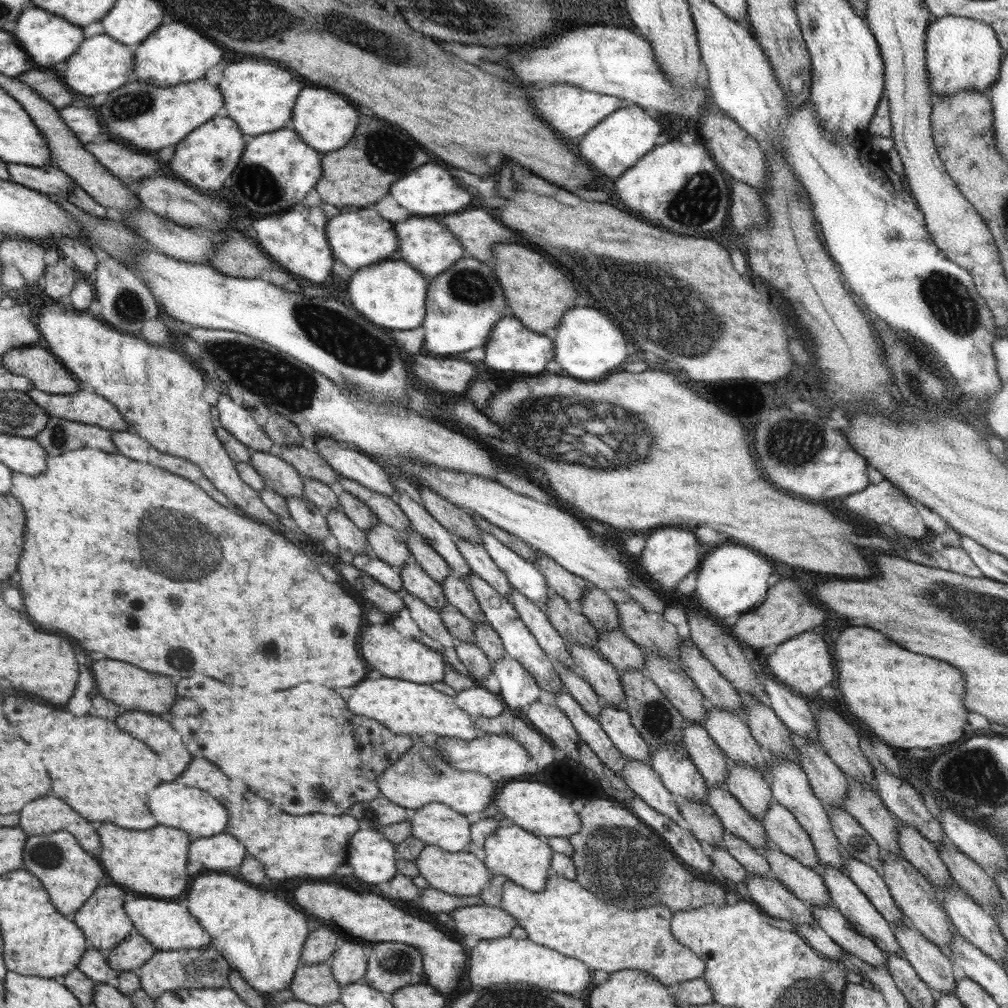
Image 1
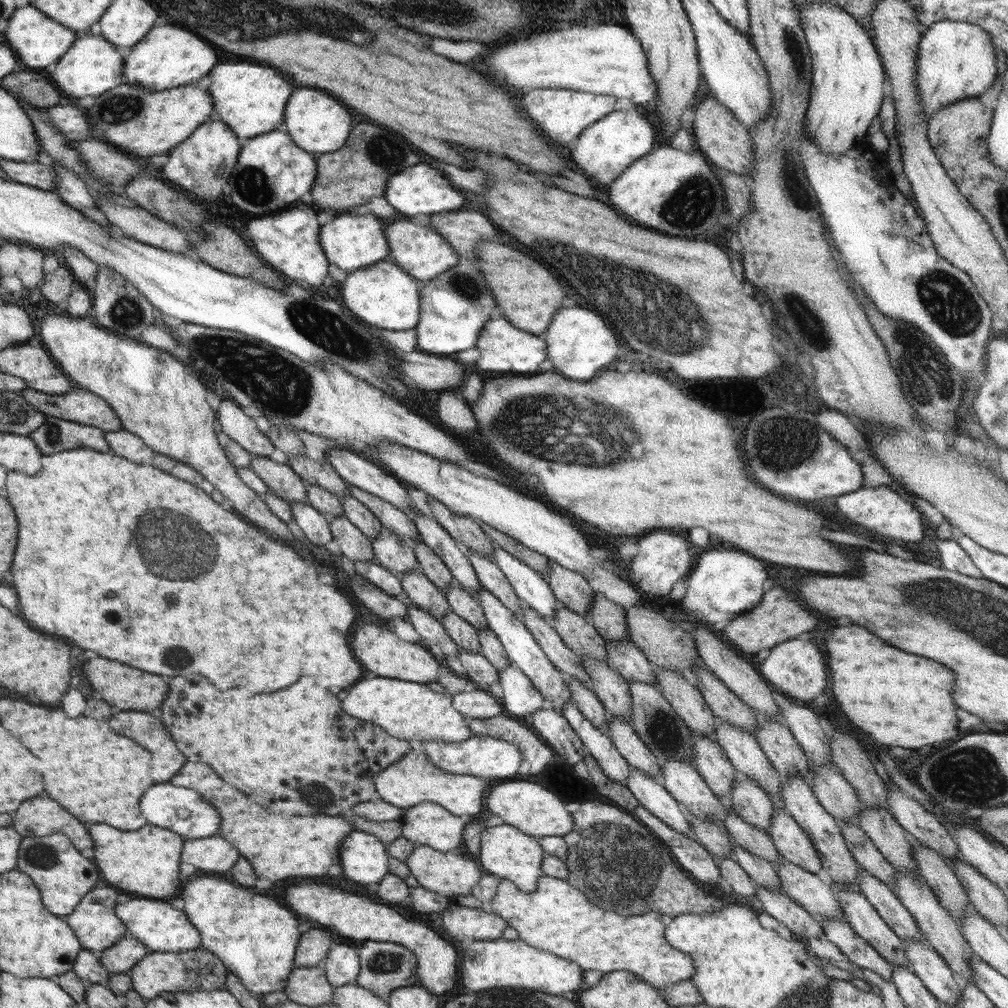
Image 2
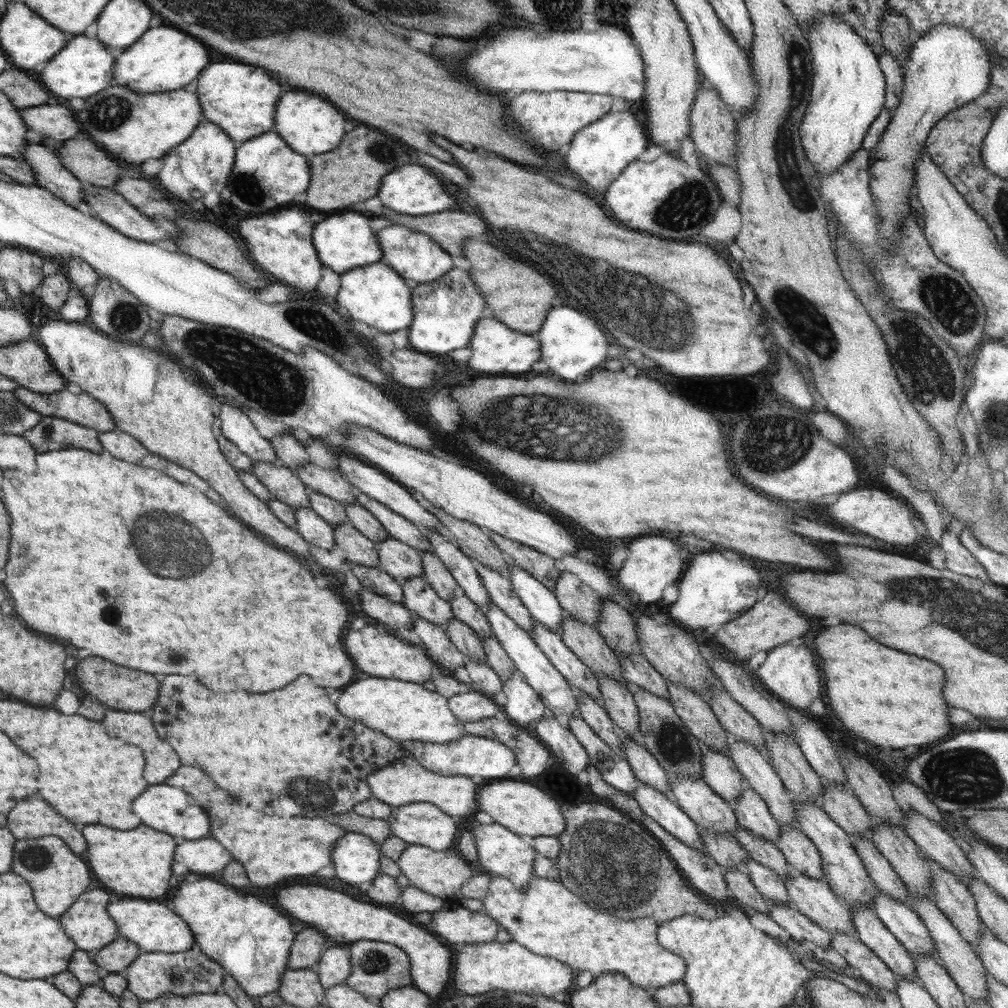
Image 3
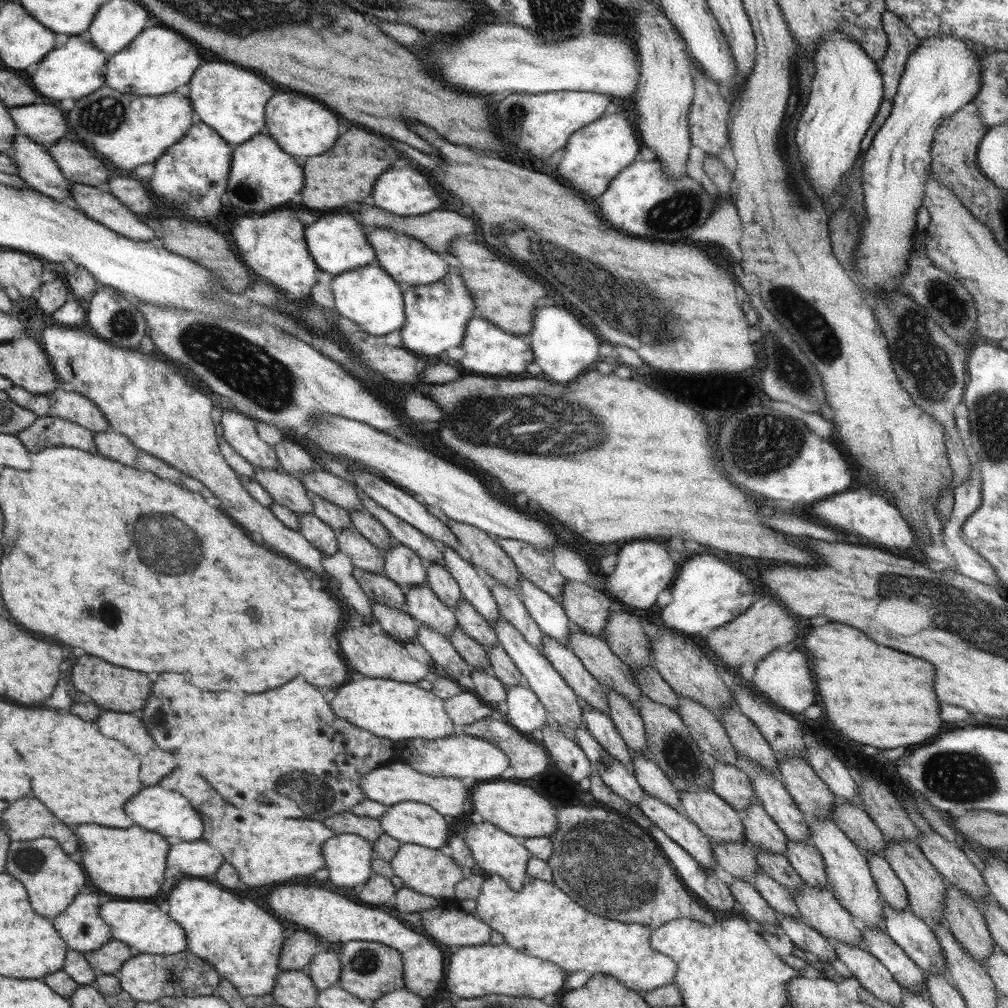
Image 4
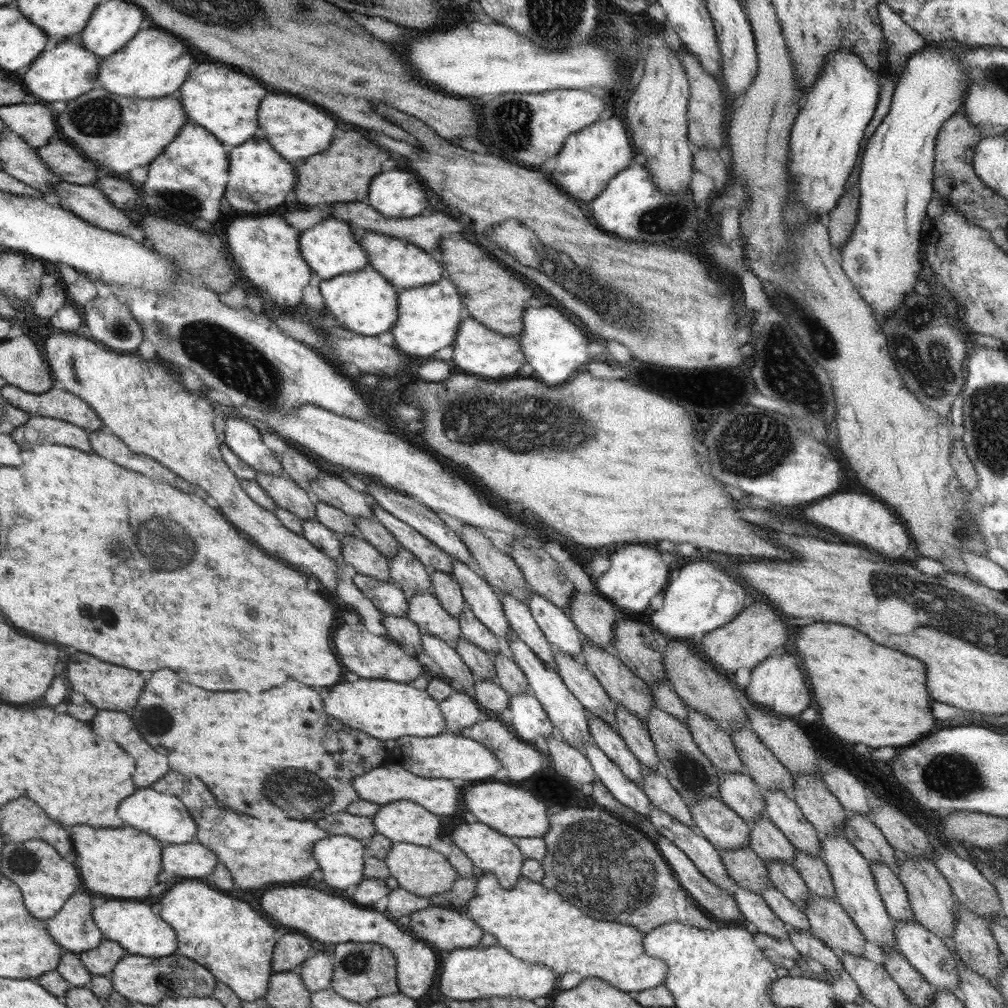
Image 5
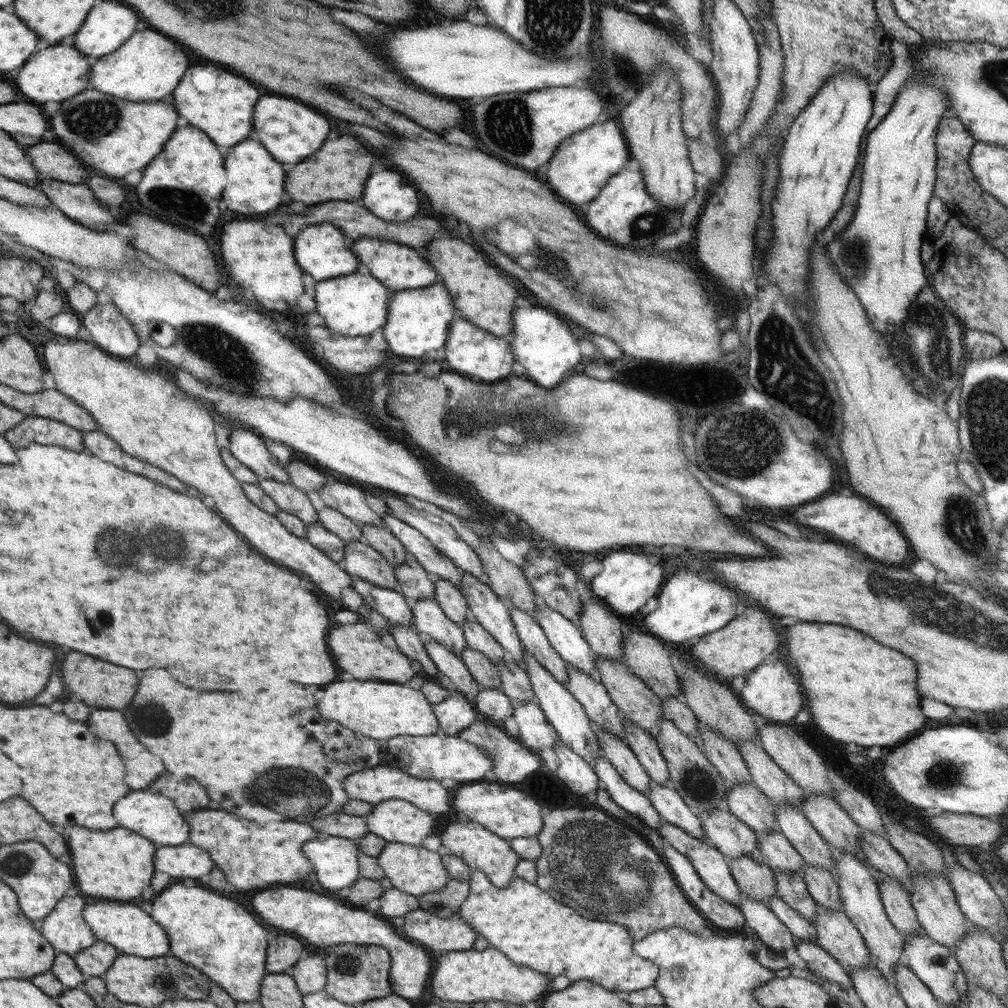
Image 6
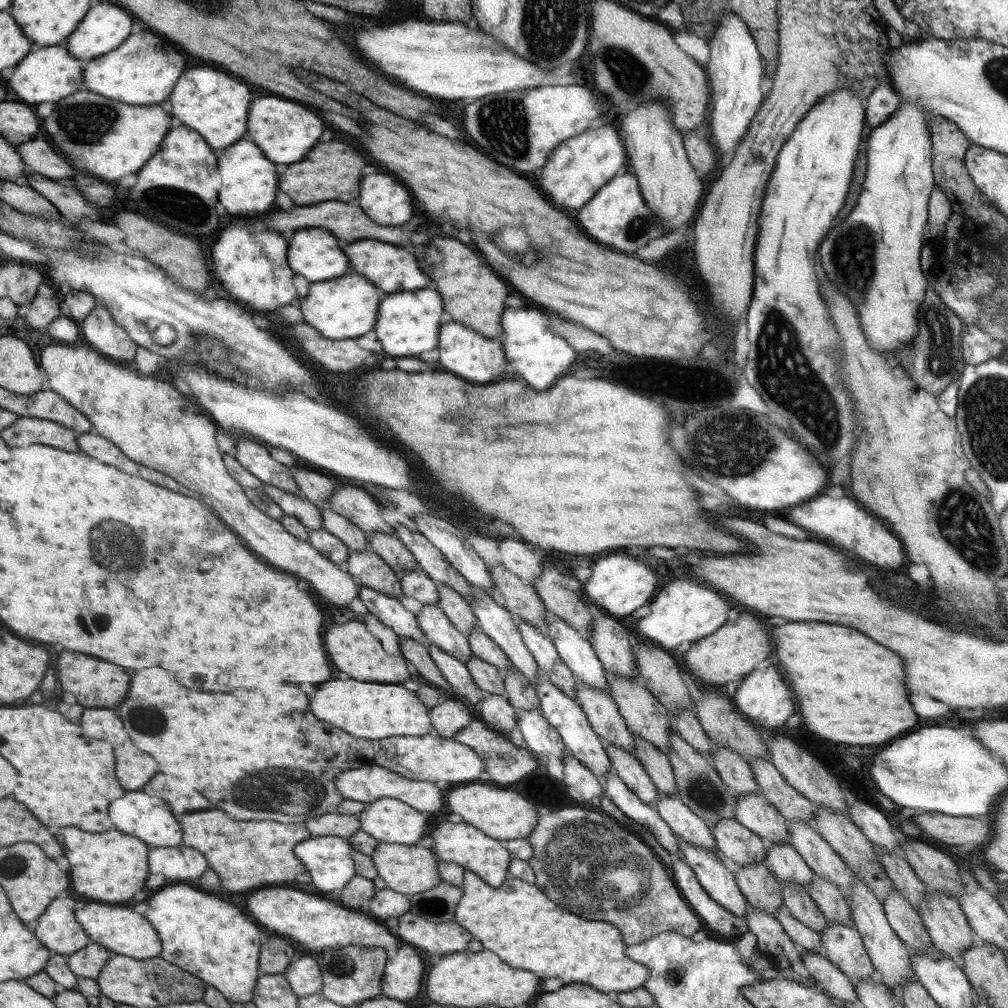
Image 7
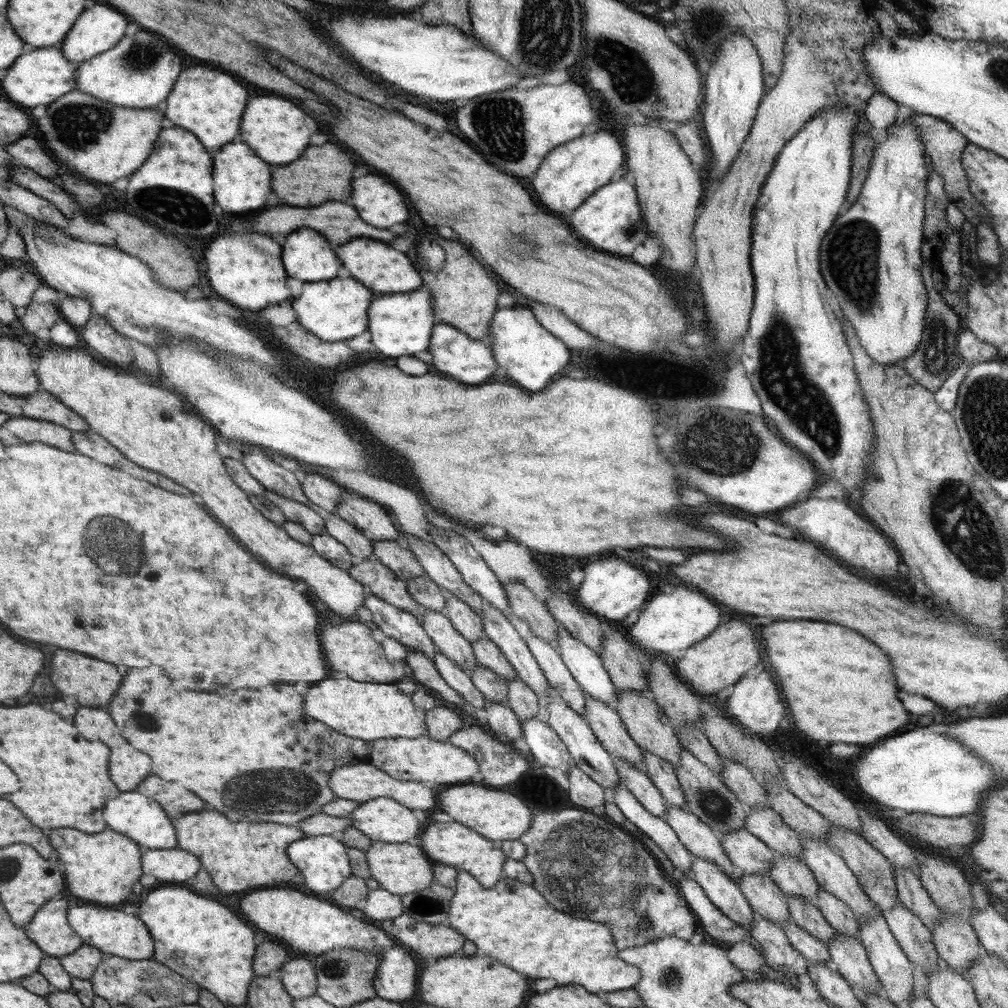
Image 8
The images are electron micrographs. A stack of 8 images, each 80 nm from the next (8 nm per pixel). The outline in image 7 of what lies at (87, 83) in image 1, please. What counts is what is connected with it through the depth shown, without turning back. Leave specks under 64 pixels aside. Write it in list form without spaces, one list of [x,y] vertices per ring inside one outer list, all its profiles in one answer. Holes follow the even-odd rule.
[[[44,46],[40,50],[34,50],[26,56],[28,60],[15,64],[14,74],[7,72],[3,79],[7,88],[12,90],[14,99],[22,103],[37,106],[42,102],[58,102],[72,95],[76,90],[86,90],[84,81],[84,64],[81,60],[76,60],[76,56],[61,46]],[[12,74],[12,76],[10,76]]]

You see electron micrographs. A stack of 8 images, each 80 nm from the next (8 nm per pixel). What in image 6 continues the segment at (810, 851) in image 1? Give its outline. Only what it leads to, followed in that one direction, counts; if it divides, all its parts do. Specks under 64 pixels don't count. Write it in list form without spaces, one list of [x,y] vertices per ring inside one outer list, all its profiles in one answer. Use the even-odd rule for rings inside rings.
[[[805,864],[802,875],[810,896],[817,904],[828,910],[843,910],[839,884],[831,871]]]

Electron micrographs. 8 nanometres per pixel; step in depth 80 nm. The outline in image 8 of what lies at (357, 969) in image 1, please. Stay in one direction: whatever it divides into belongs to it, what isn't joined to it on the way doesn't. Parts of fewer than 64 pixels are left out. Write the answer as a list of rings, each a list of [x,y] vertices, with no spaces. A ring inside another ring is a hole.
[[[303,957],[286,961],[276,975],[283,982],[287,993],[294,999],[302,999],[315,994],[318,979],[311,962]]]

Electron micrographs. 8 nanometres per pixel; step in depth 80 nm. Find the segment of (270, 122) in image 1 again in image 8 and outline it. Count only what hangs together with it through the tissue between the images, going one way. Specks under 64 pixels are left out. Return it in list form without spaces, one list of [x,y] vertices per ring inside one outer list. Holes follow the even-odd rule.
[[[192,66],[180,72],[180,80],[176,80],[176,88],[172,88],[172,96],[164,101],[163,116],[174,122],[175,126],[188,129],[194,136],[200,136],[200,142],[209,152],[222,148],[232,142],[232,138],[240,130],[240,118],[248,102],[248,90],[230,74],[224,74],[206,66]]]

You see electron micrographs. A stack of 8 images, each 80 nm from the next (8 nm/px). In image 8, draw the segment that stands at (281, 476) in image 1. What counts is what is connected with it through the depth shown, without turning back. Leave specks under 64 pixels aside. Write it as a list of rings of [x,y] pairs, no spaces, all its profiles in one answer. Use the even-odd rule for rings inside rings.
[[[265,490],[264,496],[275,504],[278,508],[281,508],[284,517],[292,522],[297,522],[300,526],[303,526],[310,534],[326,534],[327,527],[326,522],[322,519],[312,508],[306,504],[300,504],[295,500],[290,500],[286,496],[280,496],[271,490]]]

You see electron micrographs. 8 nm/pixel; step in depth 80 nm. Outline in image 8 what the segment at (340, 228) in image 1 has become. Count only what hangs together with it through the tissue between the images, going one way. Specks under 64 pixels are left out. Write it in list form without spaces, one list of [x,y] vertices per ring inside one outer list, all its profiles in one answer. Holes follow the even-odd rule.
[[[310,228],[292,232],[283,245],[283,264],[287,276],[304,283],[335,279],[343,262],[334,247],[320,232]]]

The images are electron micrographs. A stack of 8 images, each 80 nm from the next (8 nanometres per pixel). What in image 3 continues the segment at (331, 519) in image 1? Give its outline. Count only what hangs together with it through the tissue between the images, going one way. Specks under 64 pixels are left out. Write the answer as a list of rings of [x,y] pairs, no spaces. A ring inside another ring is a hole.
[[[349,521],[334,526],[335,544],[344,550],[347,559],[353,565],[379,566],[379,554],[377,544],[367,539]]]

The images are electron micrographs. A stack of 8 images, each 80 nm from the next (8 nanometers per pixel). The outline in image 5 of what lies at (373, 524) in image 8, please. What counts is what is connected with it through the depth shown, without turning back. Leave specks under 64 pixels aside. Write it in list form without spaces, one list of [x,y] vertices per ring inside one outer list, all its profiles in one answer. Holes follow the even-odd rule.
[[[323,471],[319,479],[311,482],[310,486],[317,494],[318,500],[335,505],[354,520],[356,518],[375,519],[374,510],[366,503],[365,494],[359,489],[352,488],[345,477],[336,477]]]

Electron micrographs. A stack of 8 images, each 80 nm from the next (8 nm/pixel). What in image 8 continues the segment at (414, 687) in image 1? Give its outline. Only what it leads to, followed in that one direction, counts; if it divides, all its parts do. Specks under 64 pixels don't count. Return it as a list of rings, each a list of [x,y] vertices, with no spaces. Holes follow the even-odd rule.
[[[351,678],[320,680],[304,695],[304,709],[312,719],[345,736],[364,741],[428,736],[426,712],[412,705],[412,699],[392,684],[360,682]]]

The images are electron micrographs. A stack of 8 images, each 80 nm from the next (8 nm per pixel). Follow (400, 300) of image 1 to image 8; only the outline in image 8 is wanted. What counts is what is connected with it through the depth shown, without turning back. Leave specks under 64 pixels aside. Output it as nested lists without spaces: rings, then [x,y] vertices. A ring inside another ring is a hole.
[[[351,276],[347,278],[336,277],[332,280],[304,283],[303,285],[302,294],[294,299],[291,306],[296,312],[297,321],[310,334],[315,334],[324,342],[338,342],[357,337],[367,331],[367,320],[370,319],[367,312],[377,295],[372,293],[372,290],[368,289],[366,285]]]

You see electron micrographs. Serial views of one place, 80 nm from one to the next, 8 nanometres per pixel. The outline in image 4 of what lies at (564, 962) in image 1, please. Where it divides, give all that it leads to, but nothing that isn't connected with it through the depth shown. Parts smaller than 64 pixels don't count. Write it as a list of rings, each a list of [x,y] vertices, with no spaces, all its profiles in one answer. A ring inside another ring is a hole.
[[[506,942],[499,945],[462,946],[454,948],[454,953],[448,956],[444,986],[448,992],[460,998],[480,998],[492,994],[518,996],[531,999],[542,999],[548,994],[560,995],[565,990],[568,974],[561,968],[556,968],[552,962],[528,956],[510,947]]]

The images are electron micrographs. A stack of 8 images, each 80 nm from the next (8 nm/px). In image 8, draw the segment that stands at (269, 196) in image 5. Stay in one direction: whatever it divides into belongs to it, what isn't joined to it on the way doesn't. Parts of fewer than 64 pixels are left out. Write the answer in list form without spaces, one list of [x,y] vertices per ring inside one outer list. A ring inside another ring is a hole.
[[[244,142],[238,144],[226,144],[224,148],[210,151],[216,158],[216,170],[214,170],[214,184],[216,184],[216,202],[226,212],[250,212],[264,208],[266,196],[270,194],[270,166],[260,160],[252,148],[248,148]]]

